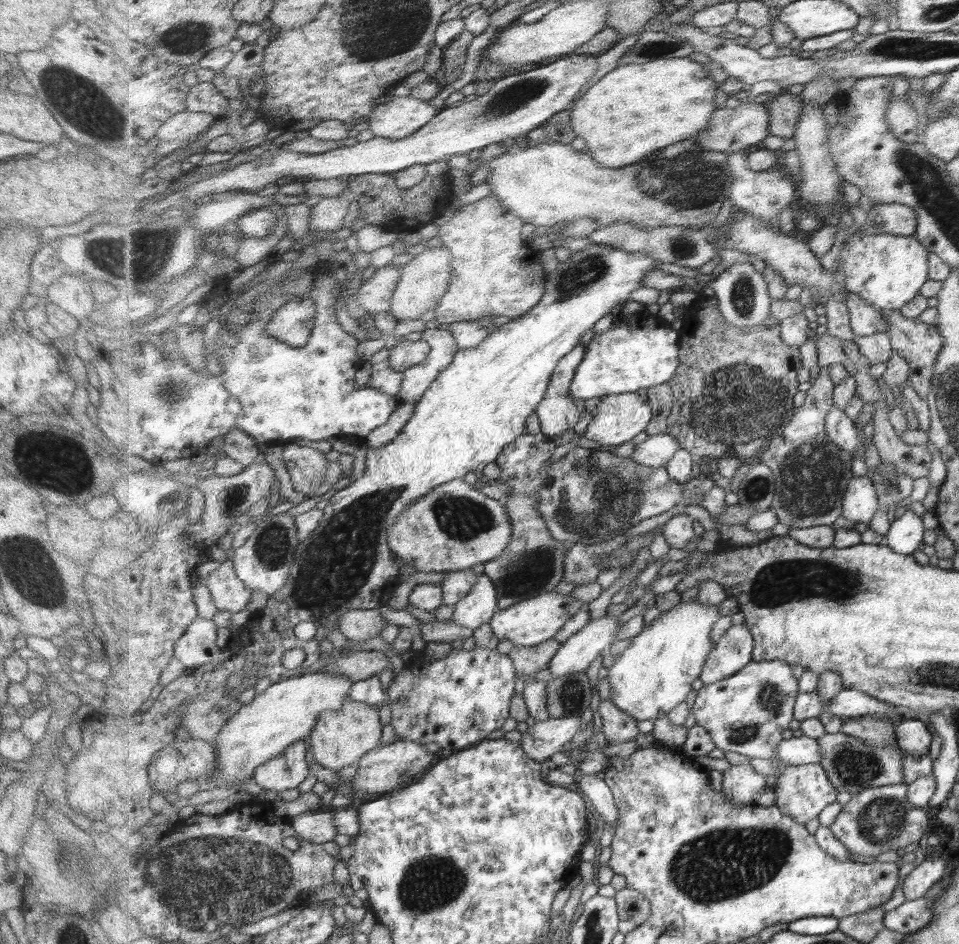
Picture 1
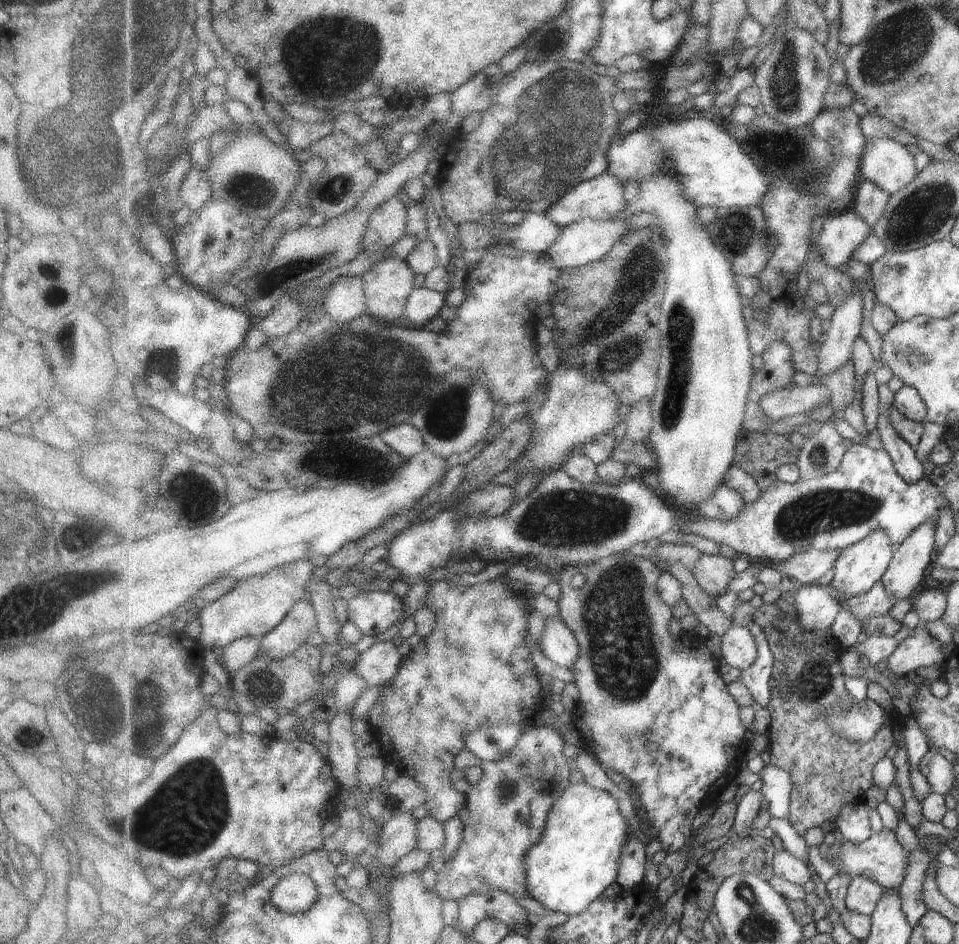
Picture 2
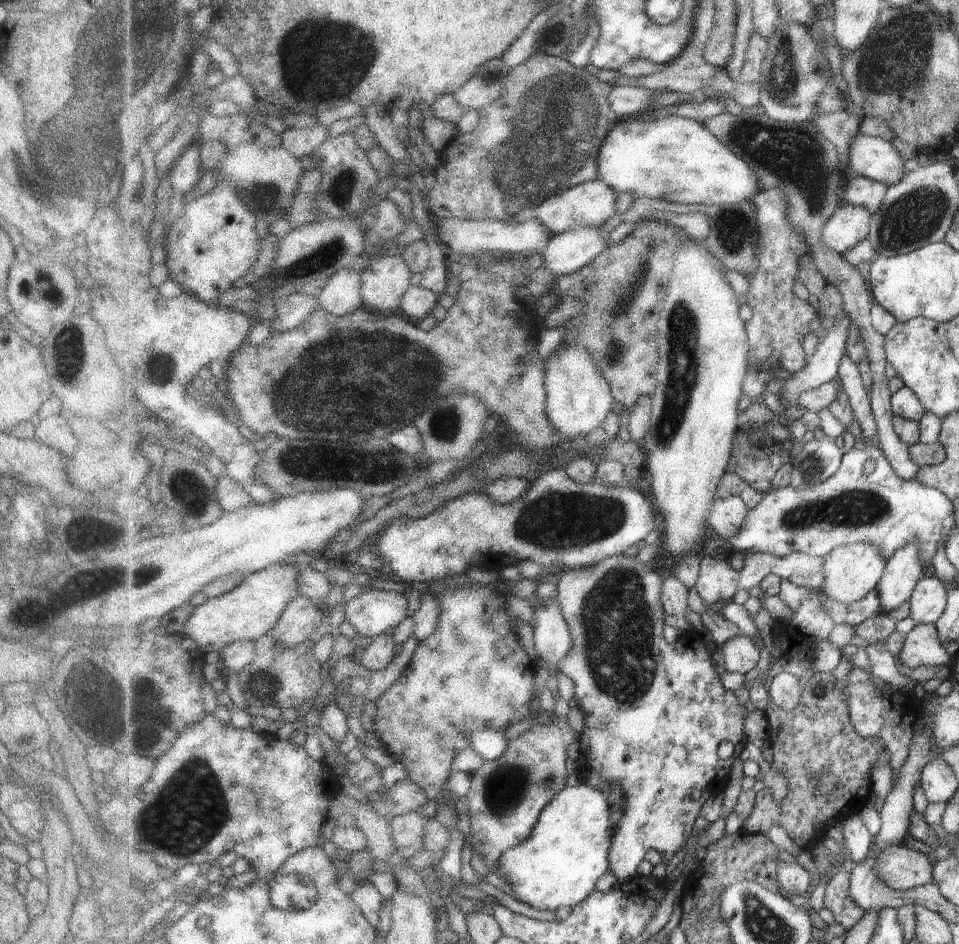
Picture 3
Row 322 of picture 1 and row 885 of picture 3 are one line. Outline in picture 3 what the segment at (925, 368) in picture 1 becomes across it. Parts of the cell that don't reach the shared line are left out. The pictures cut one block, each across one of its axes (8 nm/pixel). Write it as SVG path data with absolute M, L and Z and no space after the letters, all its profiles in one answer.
M893 845L877 854L881 878L898 891L910 891L934 882L934 860L904 845Z

